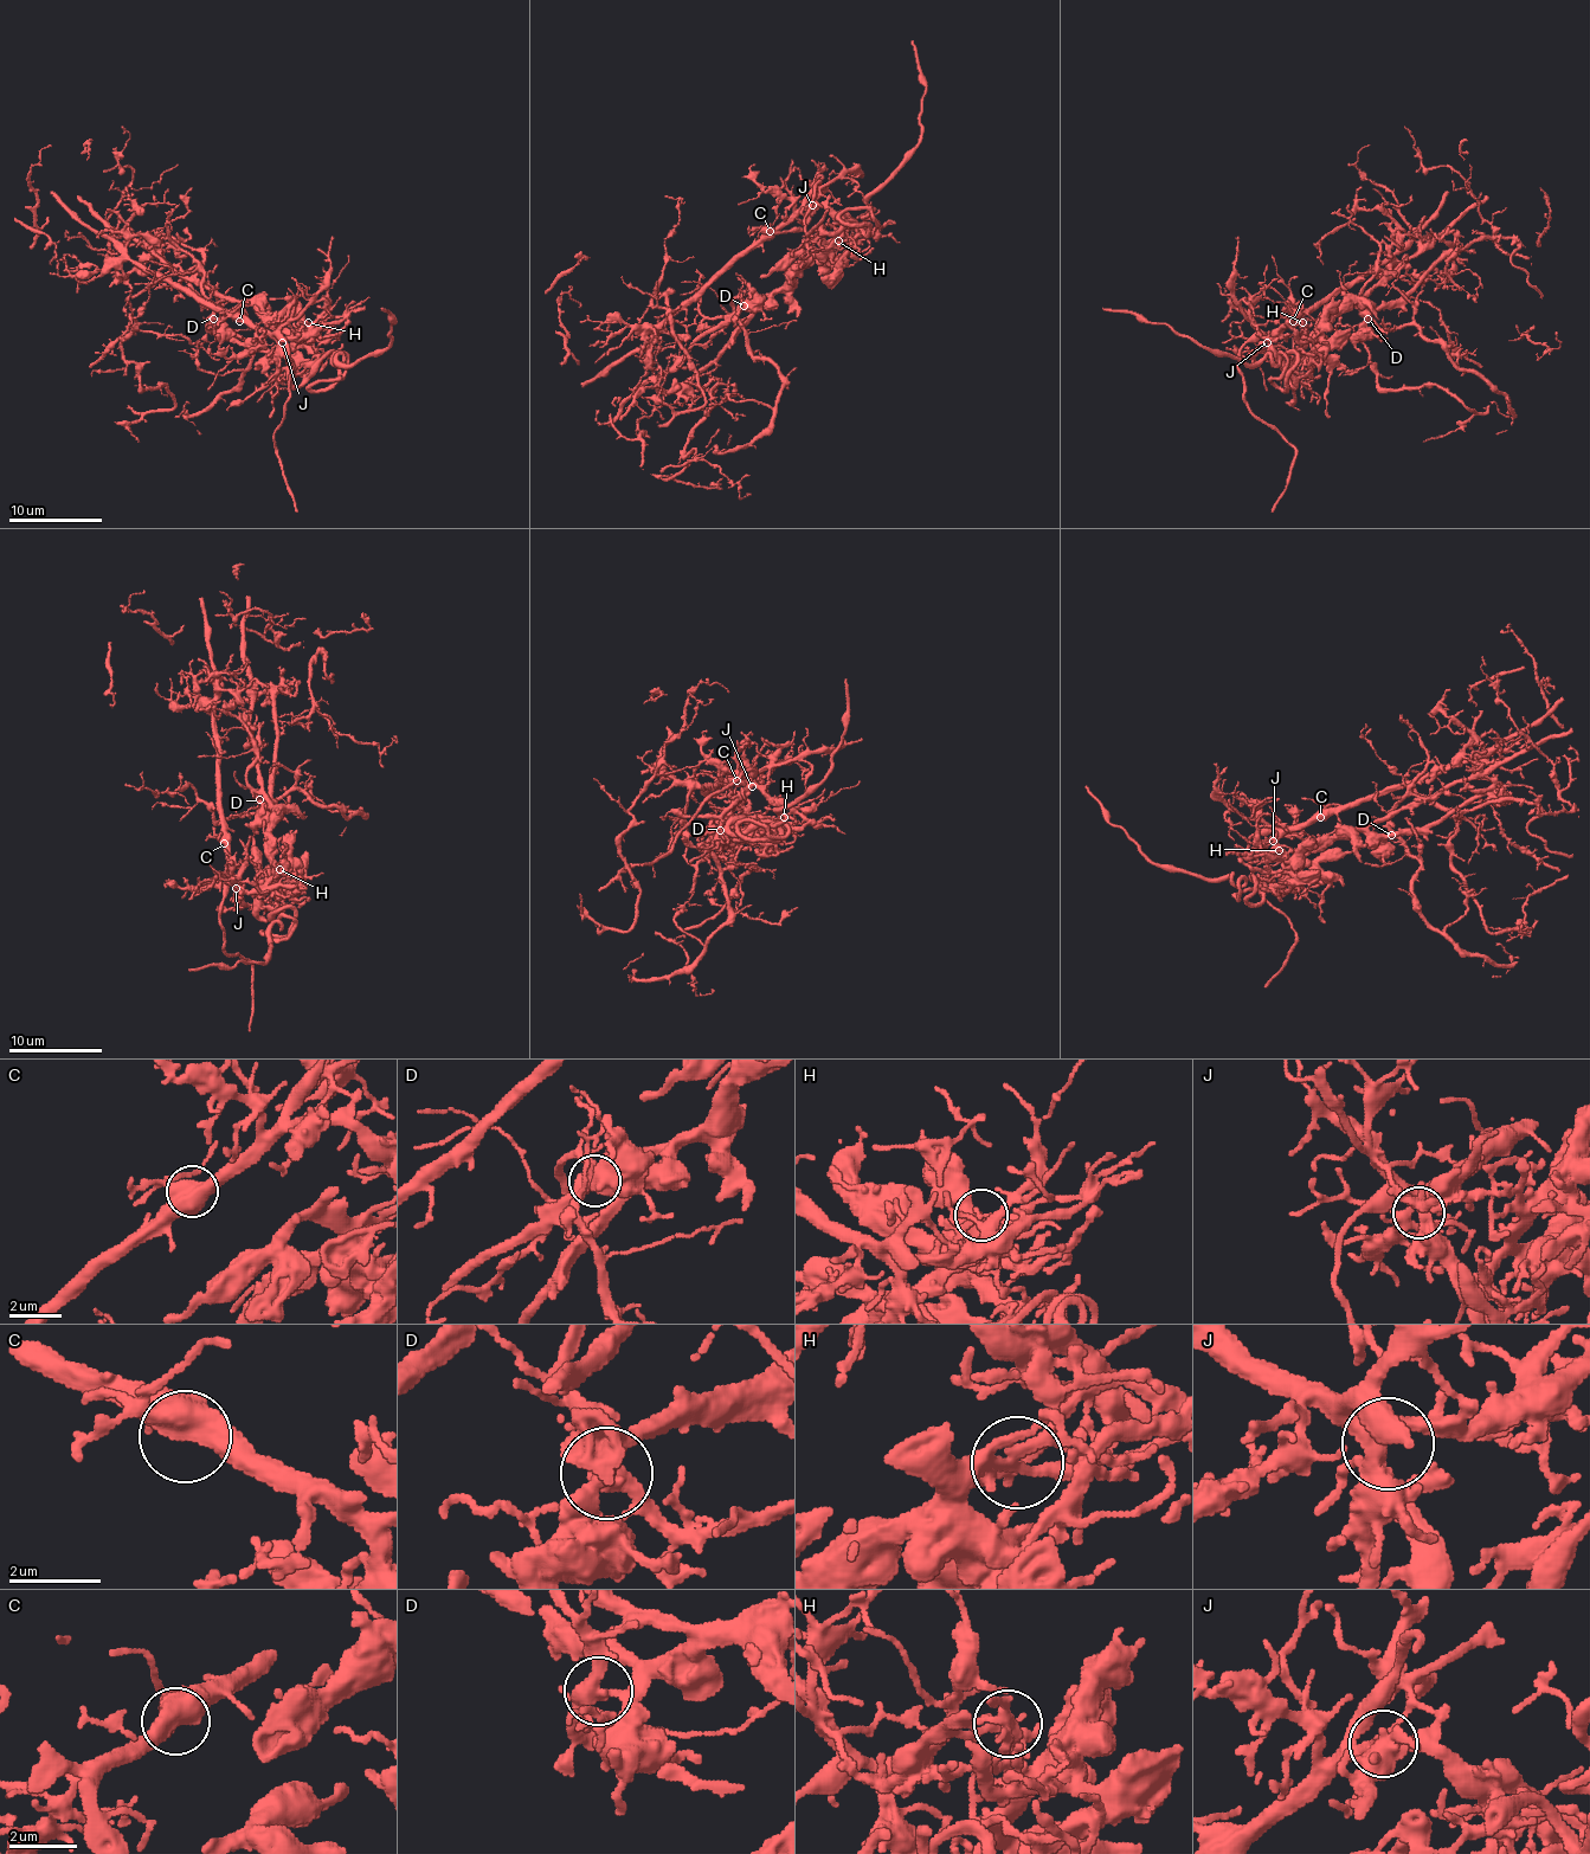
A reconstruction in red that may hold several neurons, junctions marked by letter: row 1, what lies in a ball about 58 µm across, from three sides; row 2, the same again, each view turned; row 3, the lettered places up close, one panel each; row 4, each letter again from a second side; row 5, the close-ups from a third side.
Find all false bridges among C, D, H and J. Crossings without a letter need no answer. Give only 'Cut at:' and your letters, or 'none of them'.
Cut at: D, H

